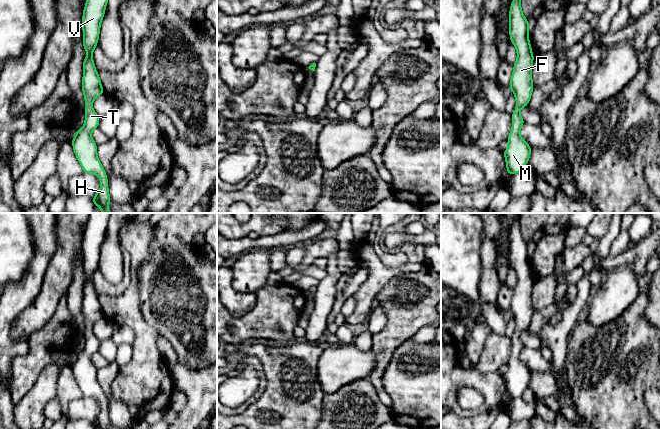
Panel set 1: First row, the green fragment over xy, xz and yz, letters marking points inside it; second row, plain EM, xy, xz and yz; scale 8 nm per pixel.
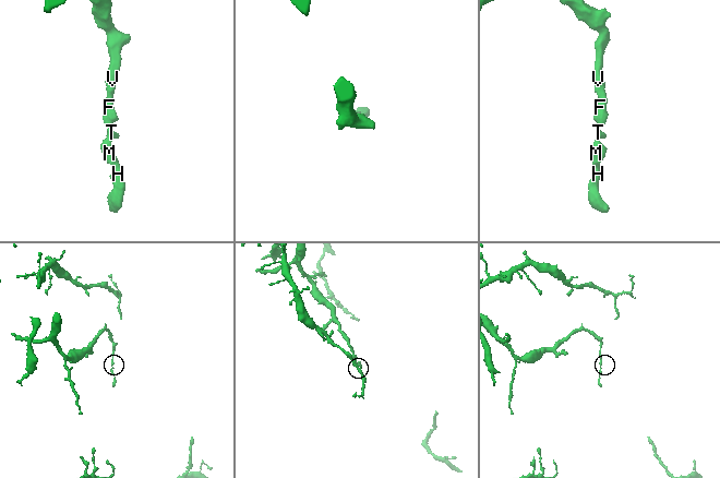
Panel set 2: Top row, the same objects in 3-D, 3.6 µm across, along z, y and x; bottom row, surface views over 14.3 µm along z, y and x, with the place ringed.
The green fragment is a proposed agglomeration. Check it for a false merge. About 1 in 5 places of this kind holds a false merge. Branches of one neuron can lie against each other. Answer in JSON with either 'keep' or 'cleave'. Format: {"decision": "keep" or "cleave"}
{"decision": "keep"}

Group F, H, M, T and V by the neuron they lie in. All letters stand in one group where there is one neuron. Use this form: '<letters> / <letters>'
F H M T V

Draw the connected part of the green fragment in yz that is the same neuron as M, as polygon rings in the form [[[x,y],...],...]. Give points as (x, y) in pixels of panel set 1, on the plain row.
[[[521,217],[514,221],[509,236],[510,264],[517,274],[517,283],[513,290],[509,310],[515,319],[516,333],[511,338],[513,349],[507,362],[508,371],[503,375],[507,399],[521,397],[531,379],[531,370],[519,358],[525,347],[520,333],[527,331],[534,313],[532,305],[534,279],[528,262],[529,246],[522,237],[520,224]]]

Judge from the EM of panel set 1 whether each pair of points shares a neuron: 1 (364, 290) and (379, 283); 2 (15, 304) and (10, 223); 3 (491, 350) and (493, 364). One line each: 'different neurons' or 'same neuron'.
1: same neuron
2: different neurons
3: same neuron

